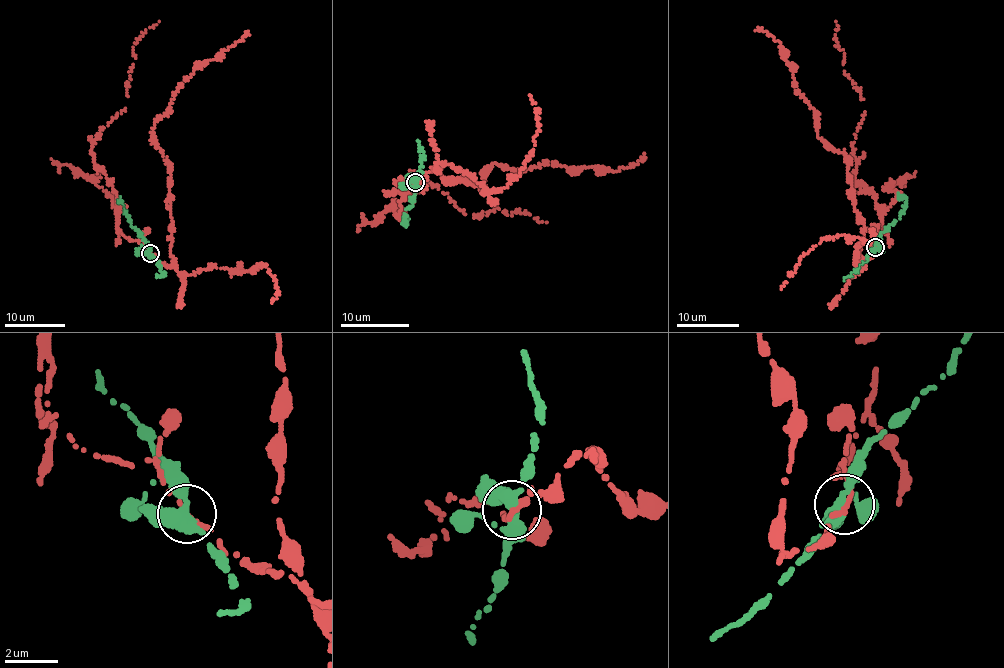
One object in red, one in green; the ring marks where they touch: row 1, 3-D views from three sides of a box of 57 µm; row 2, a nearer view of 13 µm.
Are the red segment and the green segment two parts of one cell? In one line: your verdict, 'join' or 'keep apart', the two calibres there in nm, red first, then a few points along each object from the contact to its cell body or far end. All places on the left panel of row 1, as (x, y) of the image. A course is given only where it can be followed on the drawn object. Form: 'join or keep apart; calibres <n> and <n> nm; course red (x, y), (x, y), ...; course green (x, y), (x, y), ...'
keep apart; calibres 240 and 320 nm; course red (151, 253), (167, 266), (174, 264), (171, 163), (158, 148), (154, 124), (195, 69), (247, 34); course green (150, 253), (150, 243), (130, 224), (117, 199)

